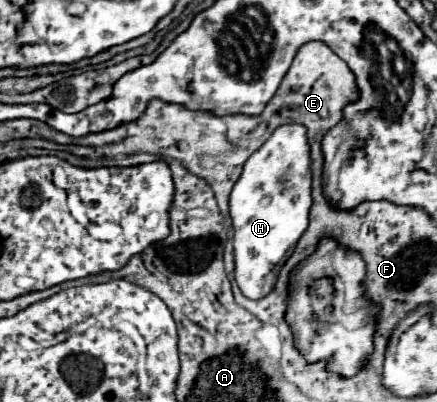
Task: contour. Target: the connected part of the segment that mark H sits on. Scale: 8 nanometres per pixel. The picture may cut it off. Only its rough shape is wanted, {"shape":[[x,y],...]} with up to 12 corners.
{"shape":[[282,125],[230,193],[236,283],[266,297],[308,227],[308,131]]}

